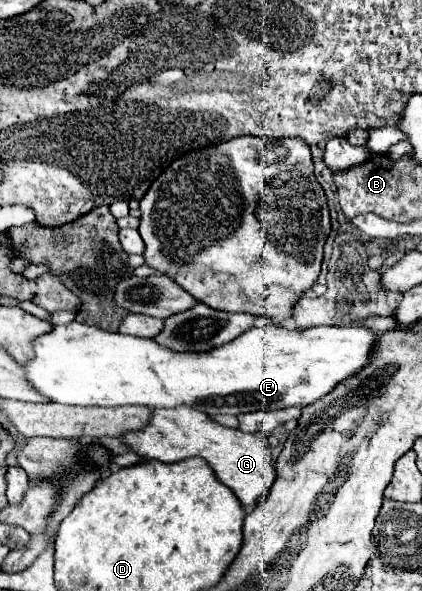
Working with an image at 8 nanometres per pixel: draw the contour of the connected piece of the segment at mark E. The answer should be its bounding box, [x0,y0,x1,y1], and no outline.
[20,320,378,416]

